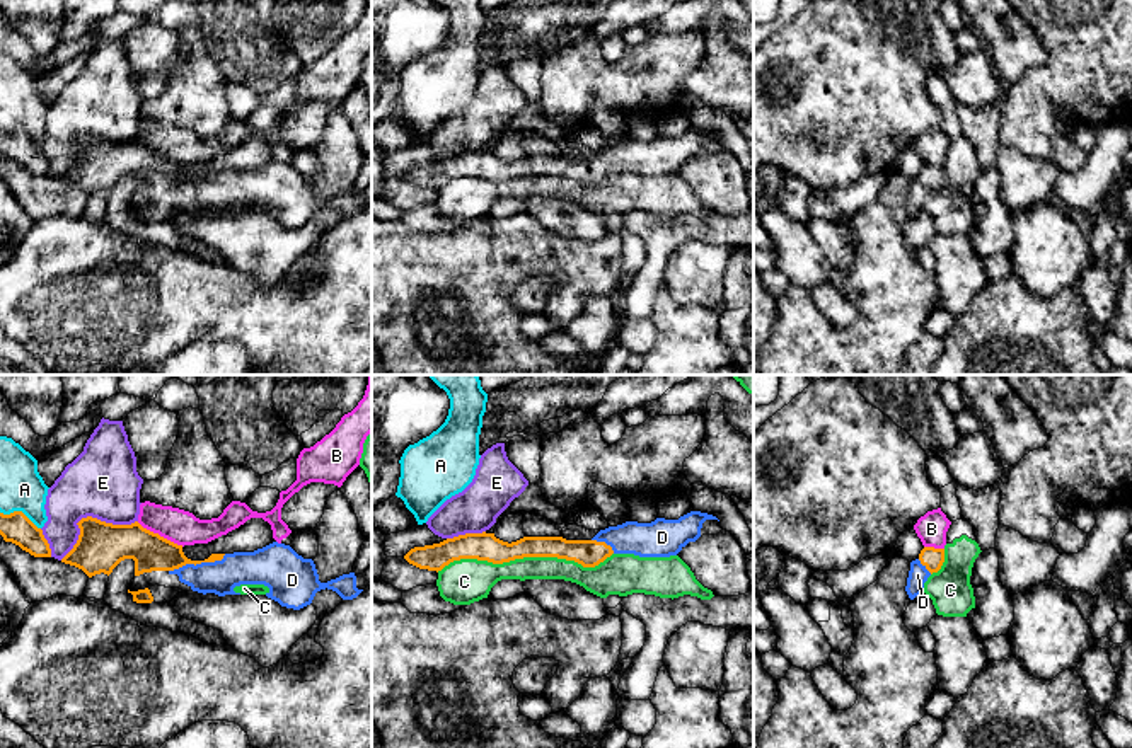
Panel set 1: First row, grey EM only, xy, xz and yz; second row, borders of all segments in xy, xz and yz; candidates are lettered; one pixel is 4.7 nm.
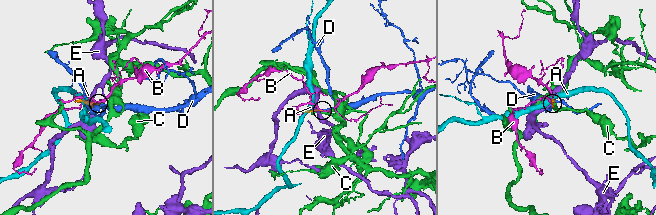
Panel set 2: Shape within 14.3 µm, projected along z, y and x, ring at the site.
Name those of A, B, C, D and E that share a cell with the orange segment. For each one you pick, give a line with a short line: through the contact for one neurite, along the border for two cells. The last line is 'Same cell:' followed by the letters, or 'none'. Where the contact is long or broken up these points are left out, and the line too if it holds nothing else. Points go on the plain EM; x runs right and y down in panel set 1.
D: xy (150, 171), (179, 183), (196, 181), (241, 186)
Same cell: D

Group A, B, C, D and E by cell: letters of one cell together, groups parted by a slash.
A / B / C / D / E

